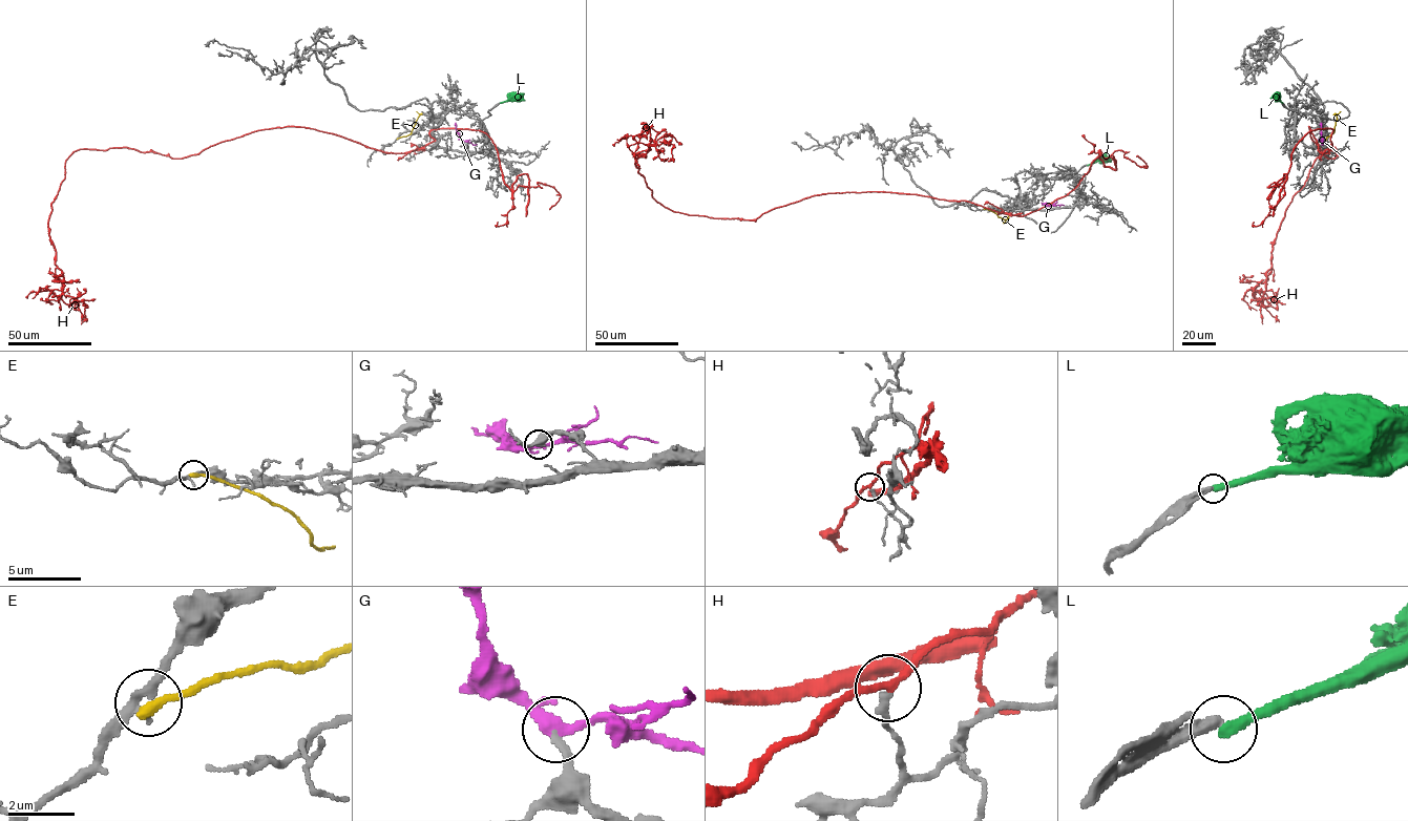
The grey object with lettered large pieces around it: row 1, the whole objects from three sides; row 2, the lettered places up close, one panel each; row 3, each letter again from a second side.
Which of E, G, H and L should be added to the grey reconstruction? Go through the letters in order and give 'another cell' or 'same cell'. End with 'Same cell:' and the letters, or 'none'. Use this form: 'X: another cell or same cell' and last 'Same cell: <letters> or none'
E: another cell
G: same cell
H: another cell
L: another cell
Same cell: G

